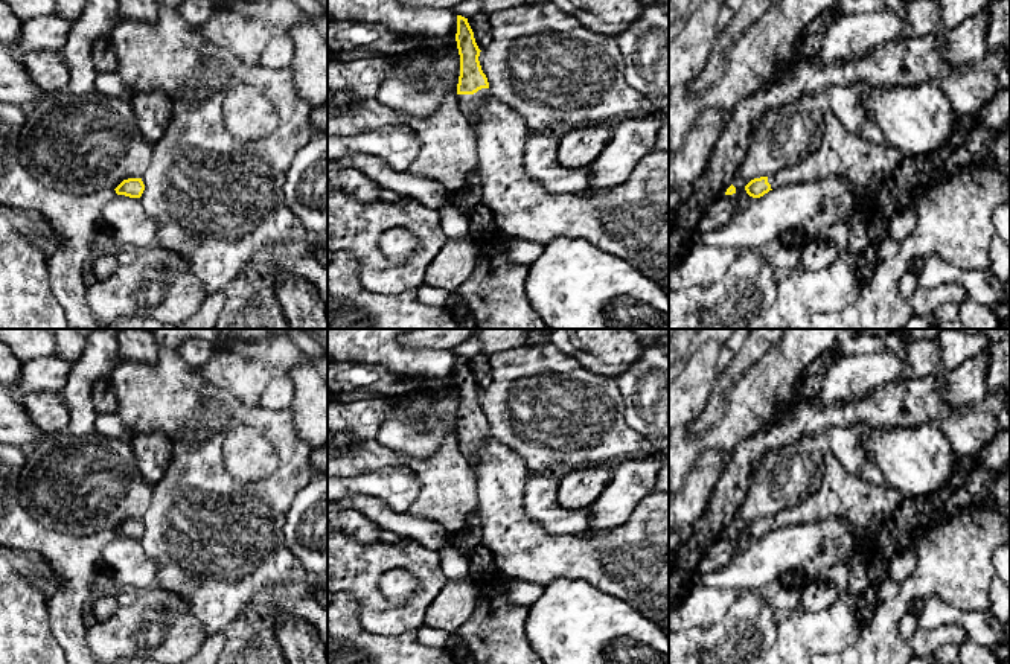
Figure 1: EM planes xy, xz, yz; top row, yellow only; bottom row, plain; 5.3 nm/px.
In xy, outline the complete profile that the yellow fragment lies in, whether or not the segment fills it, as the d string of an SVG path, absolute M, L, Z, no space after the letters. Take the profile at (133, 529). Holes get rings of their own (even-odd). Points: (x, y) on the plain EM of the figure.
M128 519L123 521L114 532L117 536L140 539L145 532L145 525L142 519Z

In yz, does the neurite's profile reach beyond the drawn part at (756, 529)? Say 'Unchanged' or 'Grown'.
Grown

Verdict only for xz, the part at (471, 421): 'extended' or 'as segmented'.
extended

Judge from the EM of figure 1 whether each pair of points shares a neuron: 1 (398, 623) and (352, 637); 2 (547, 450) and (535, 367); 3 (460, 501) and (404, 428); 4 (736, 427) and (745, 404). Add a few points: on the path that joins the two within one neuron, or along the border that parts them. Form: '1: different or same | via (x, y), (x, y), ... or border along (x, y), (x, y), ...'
1: different | border along (354, 599), (358, 622), (369, 632), (404, 632)
2: same | via (547, 430), (547, 408), (535, 387)
3: different | border along (451, 433), (427, 457), (412, 457), (390, 450)
4: same | via (741, 421), (745, 410)

